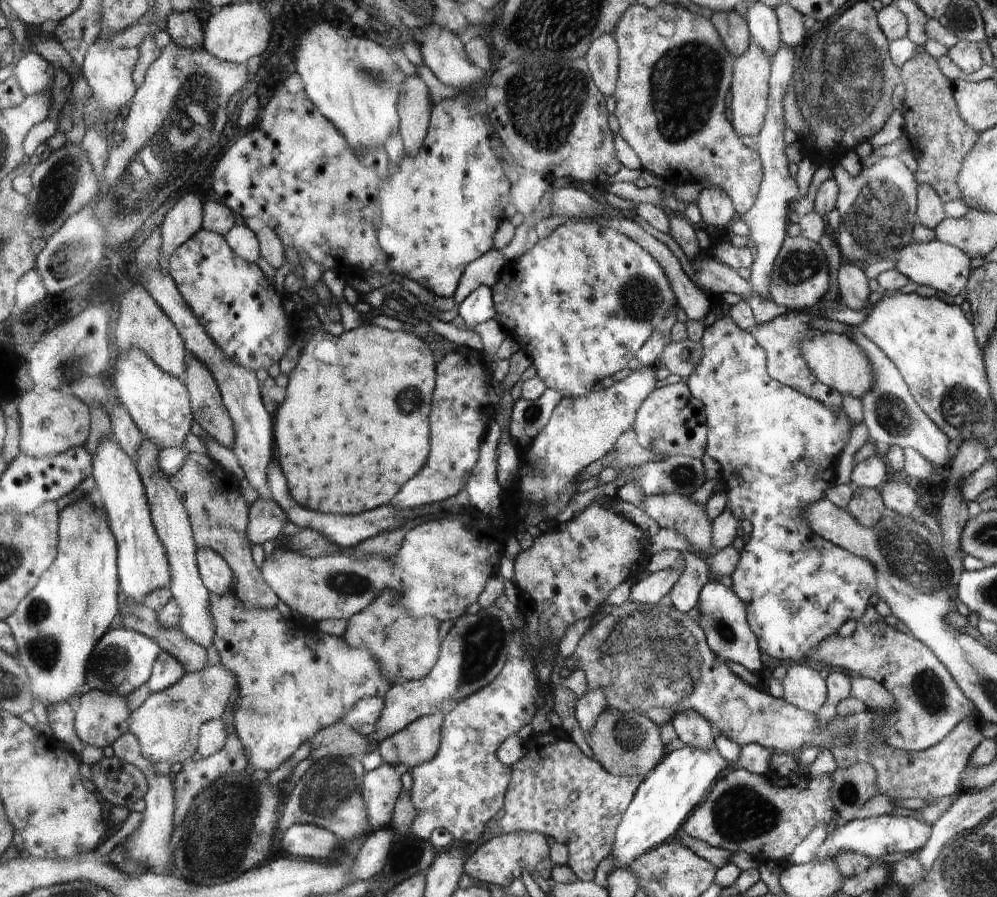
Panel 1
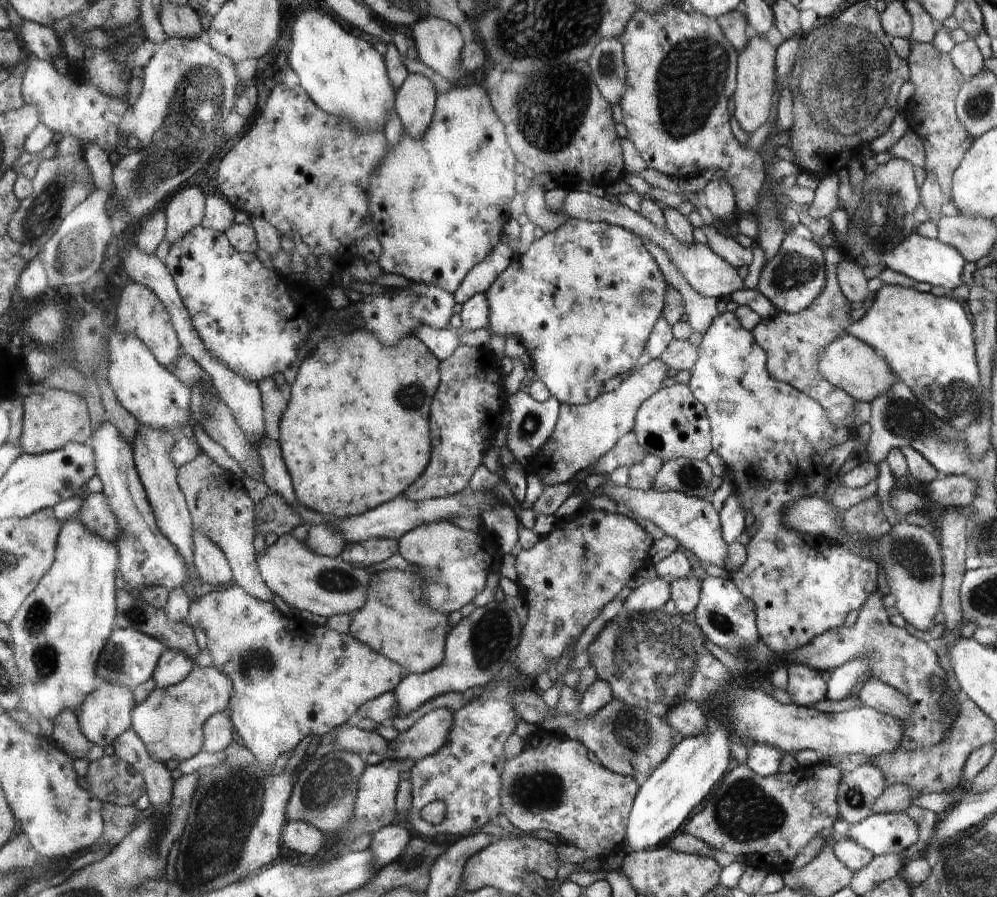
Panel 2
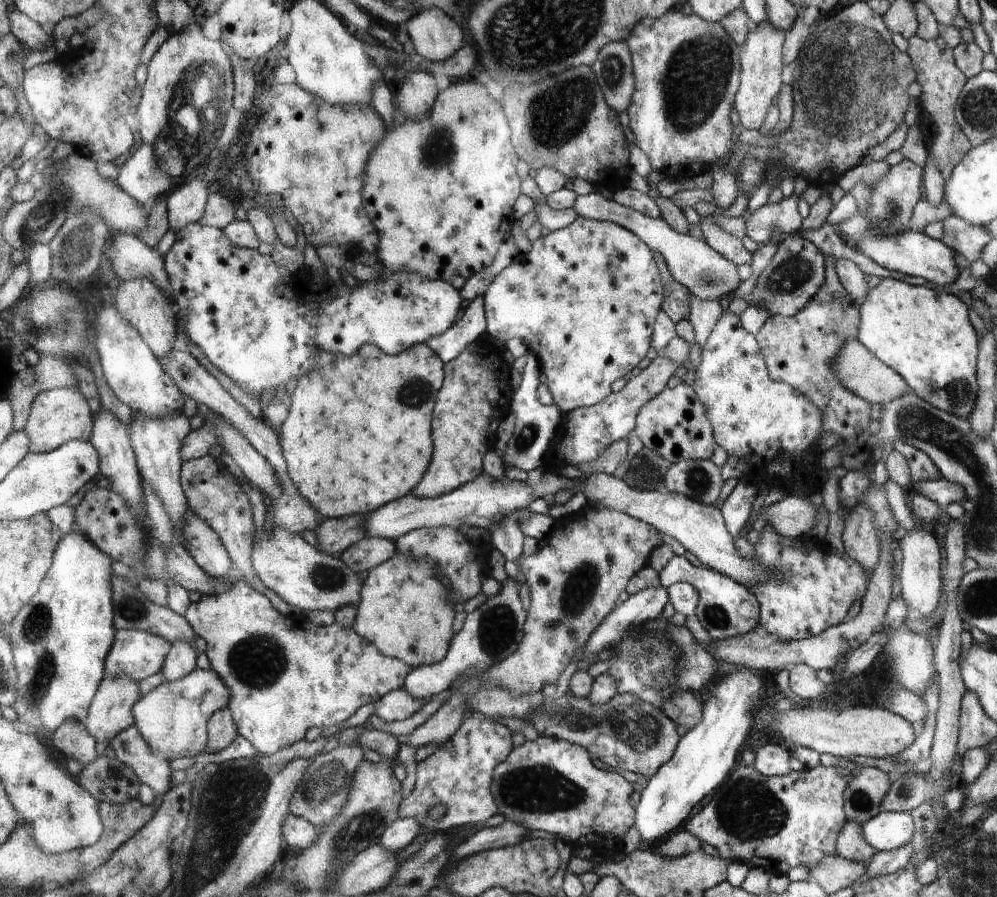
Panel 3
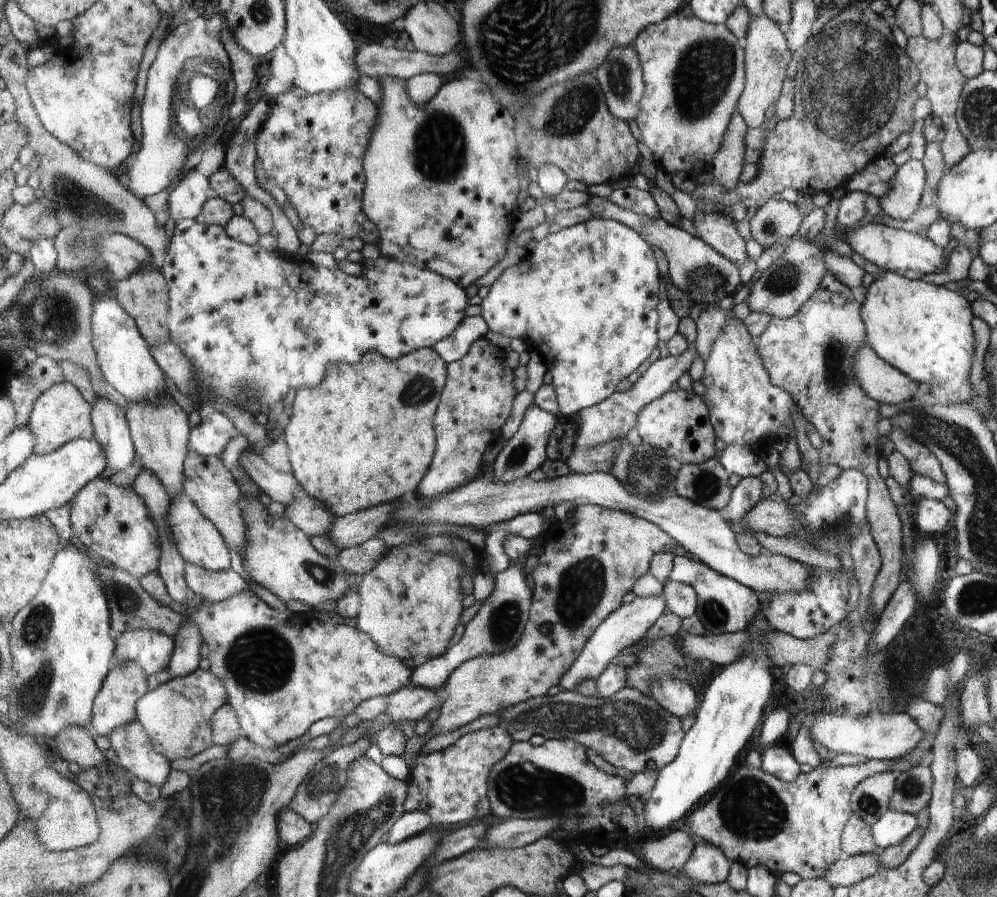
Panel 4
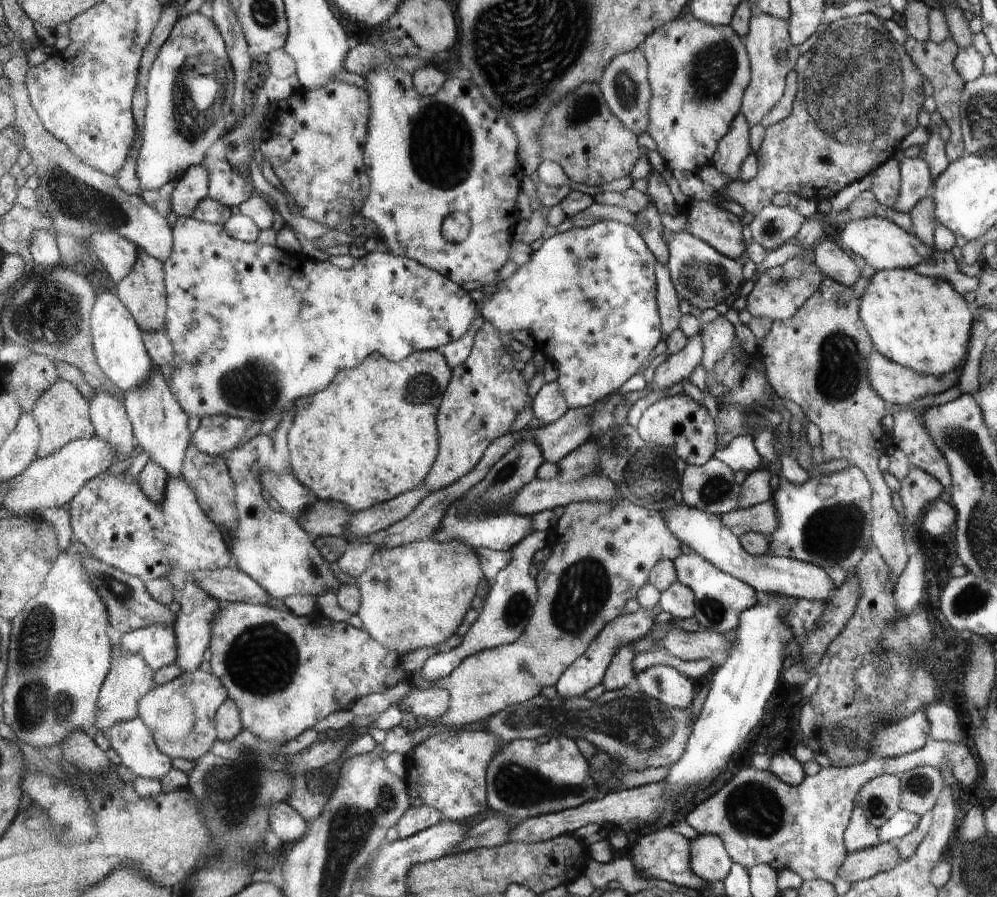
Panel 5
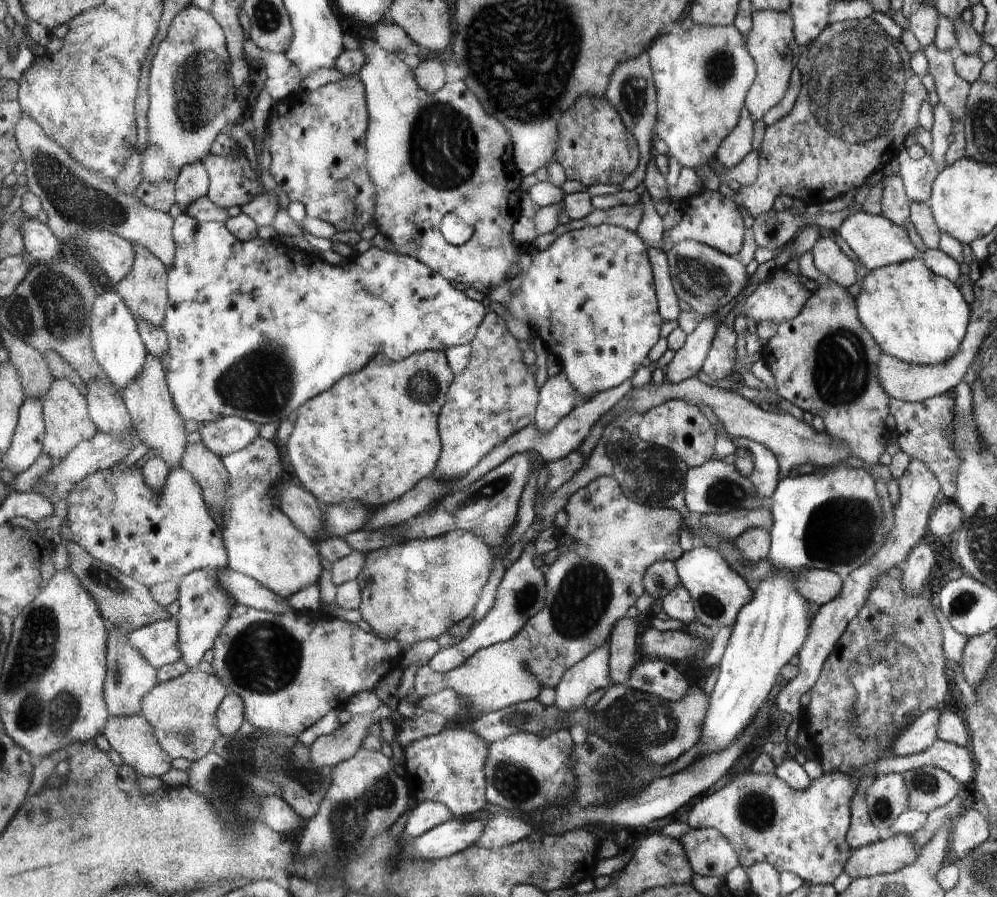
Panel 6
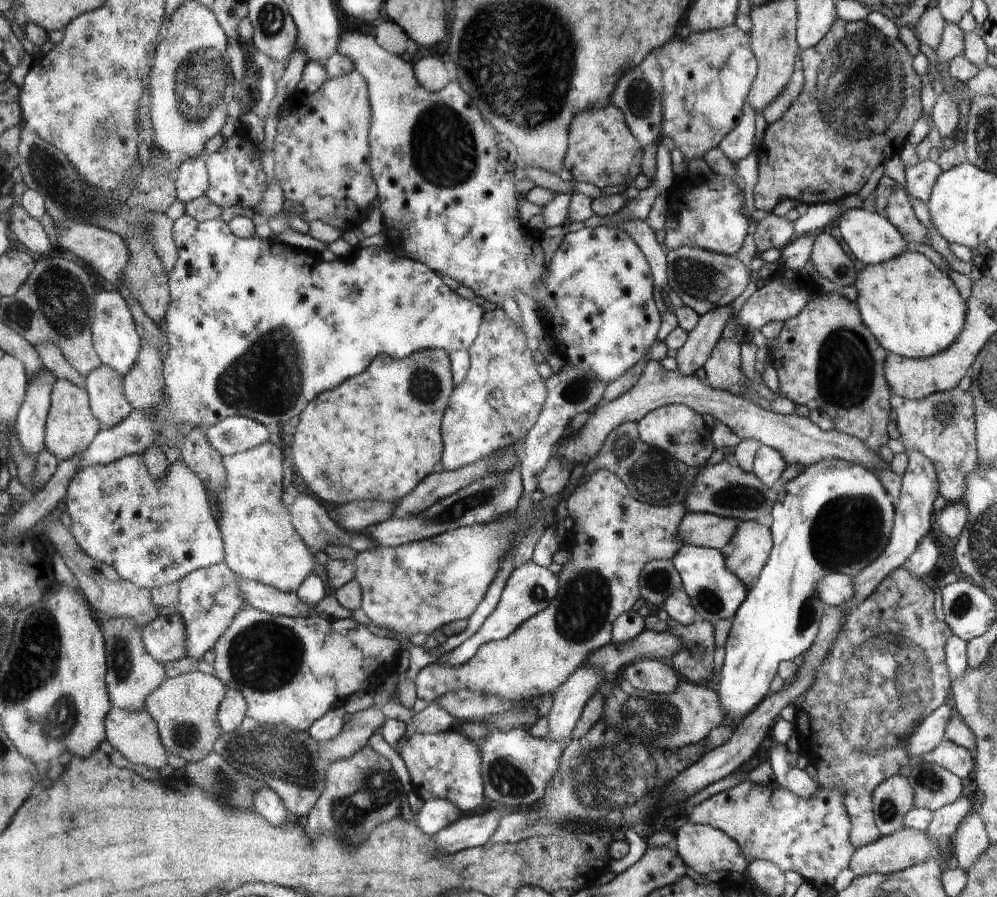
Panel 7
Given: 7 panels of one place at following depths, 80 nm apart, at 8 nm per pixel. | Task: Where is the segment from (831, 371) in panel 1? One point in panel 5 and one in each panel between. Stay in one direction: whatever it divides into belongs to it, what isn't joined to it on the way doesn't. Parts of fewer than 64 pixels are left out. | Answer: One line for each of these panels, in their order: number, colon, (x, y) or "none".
2: (848, 363)
3: (864, 373)
4: (888, 385)
5: (901, 386)

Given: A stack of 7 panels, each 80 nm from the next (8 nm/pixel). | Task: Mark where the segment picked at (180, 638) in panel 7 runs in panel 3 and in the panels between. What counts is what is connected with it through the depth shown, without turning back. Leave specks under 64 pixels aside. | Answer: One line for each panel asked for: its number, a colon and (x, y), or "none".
3: (137, 654)
4: (153, 650)
5: (157, 644)
6: (159, 642)

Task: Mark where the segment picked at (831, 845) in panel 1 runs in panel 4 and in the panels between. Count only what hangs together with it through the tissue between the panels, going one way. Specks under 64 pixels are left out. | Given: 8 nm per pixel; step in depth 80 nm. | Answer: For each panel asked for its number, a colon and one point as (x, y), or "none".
2: (881, 833)
3: (887, 831)
4: (893, 827)

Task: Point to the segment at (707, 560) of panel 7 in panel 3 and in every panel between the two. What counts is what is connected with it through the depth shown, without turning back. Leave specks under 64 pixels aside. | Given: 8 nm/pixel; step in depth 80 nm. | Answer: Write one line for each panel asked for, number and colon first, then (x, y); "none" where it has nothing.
3: (726, 608)
4: (724, 605)
5: (720, 598)
6: (718, 592)

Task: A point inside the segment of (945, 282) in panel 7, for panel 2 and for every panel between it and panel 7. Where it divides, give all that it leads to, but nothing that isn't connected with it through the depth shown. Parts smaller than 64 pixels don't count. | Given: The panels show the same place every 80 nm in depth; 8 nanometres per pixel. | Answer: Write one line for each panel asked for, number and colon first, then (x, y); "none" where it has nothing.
2: (928, 342)
3: (925, 335)
4: (925, 330)
5: (922, 323)
6: (917, 316)

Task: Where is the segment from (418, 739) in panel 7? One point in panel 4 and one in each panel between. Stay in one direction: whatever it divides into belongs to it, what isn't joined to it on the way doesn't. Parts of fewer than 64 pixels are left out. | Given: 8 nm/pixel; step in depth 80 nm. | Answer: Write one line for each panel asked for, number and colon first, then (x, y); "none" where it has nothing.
4: (450, 785)
5: (448, 771)
6: (448, 767)

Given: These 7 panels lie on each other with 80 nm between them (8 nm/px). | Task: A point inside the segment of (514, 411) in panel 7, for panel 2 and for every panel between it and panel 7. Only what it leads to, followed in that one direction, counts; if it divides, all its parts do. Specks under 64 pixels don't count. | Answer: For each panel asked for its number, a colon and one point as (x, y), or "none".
2: (466, 414)
3: (475, 396)
4: (477, 399)
5: (479, 405)
6: (496, 396)

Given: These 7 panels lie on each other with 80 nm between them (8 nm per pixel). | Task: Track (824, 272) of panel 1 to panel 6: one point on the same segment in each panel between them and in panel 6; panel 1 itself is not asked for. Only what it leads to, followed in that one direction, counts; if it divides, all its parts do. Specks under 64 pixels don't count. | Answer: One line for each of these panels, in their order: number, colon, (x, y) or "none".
2: (791, 280)
3: (795, 274)
4: (781, 290)
5: (780, 292)
6: (784, 293)

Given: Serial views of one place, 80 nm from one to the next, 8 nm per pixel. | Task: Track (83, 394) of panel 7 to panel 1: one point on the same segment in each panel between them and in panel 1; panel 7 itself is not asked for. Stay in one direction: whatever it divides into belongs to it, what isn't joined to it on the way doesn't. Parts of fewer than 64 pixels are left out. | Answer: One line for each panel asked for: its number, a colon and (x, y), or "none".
1: (50, 423)
2: (51, 419)
3: (58, 415)
4: (61, 413)
5: (62, 412)
6: (65, 408)

